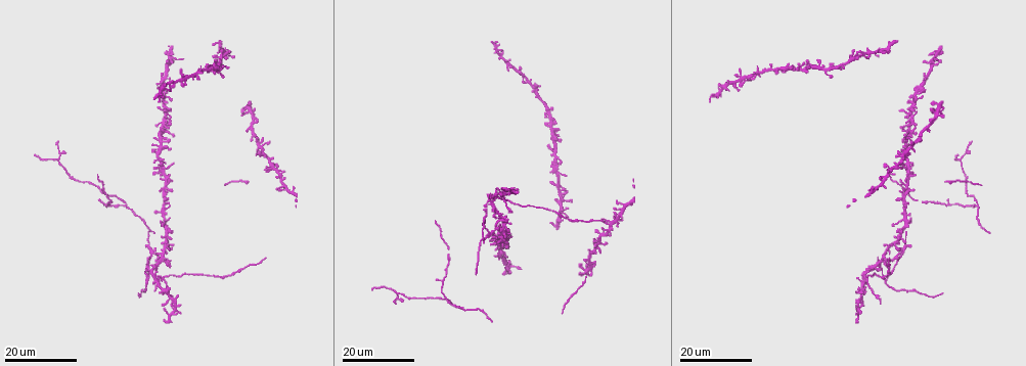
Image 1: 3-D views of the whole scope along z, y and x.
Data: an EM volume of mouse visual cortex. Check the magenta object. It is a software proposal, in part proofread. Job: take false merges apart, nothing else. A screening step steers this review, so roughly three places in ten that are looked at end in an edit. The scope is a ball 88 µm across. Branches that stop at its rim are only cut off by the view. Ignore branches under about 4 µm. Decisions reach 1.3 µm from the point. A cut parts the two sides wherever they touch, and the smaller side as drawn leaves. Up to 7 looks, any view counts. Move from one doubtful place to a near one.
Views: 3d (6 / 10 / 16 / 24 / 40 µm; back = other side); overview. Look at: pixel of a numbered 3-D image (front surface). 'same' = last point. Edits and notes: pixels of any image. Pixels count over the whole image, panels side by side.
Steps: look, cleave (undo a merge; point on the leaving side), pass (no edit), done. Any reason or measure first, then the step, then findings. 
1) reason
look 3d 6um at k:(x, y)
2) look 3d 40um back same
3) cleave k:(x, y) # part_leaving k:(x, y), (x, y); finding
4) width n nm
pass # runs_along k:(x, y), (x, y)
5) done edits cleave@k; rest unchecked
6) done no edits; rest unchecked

three-way junction
look 3d 16um at 1:(58, 161)

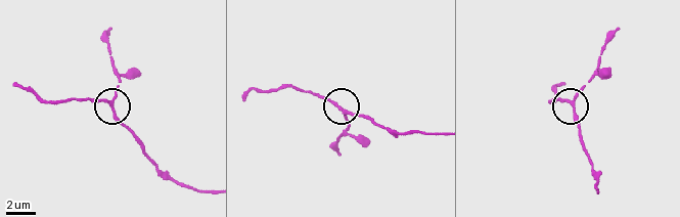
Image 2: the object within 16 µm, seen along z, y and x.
look 3d 10um at 2:(338, 108)

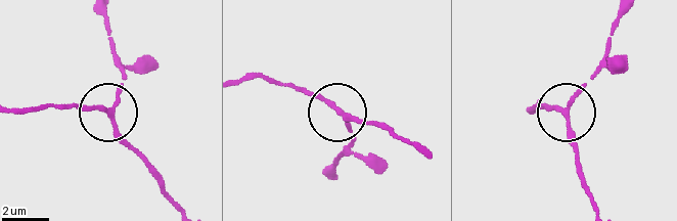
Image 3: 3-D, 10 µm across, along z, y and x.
pass # runs_along 3:(181, 206), (108, 113), (125, 68); all the same neuron

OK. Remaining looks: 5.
three-way junction
look 3d 16um at 1:(161, 256)

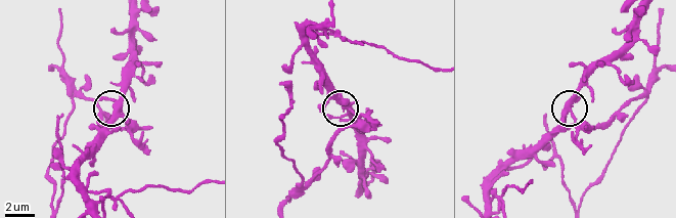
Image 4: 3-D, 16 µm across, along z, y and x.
look 3d 6um at 4:(571, 116)

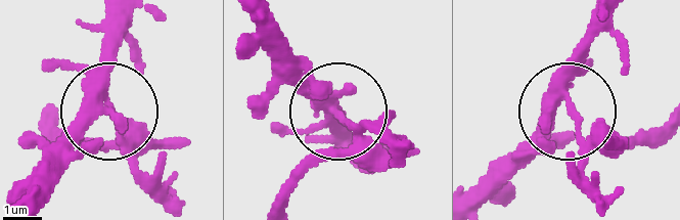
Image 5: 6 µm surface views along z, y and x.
cleave 5:(161, 182) # part_leaving 5:(348, 123), (348, 145), (309, 168), (289, 207); a second neuron is stuck on

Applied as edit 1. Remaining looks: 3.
thin arm on a thick one
look 3d 16um at 1:(165, 115)

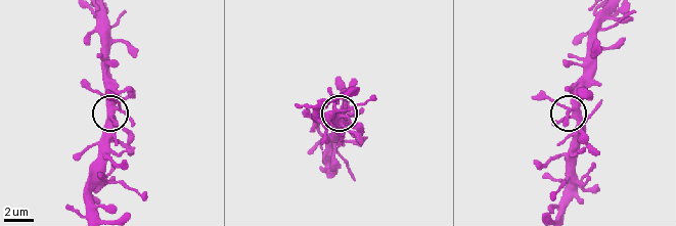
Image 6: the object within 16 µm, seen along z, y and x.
look 3d 10um at 6:(120, 109)

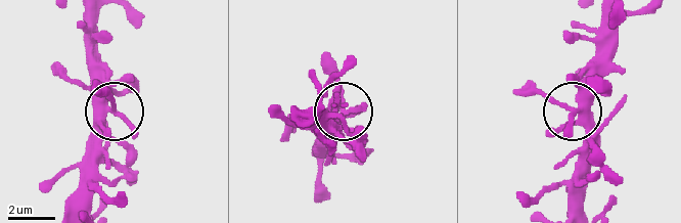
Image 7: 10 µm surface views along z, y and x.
look 3d 6um at 7:(576, 112)

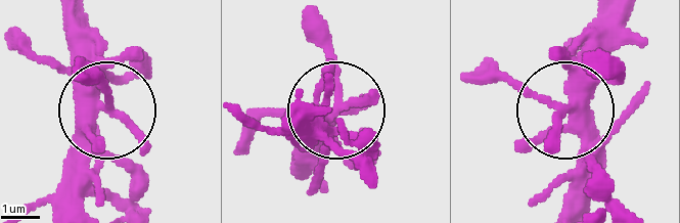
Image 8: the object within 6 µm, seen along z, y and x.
arms 5
pass # one neuron here

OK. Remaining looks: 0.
done edits cleave@5; rest unchecked

